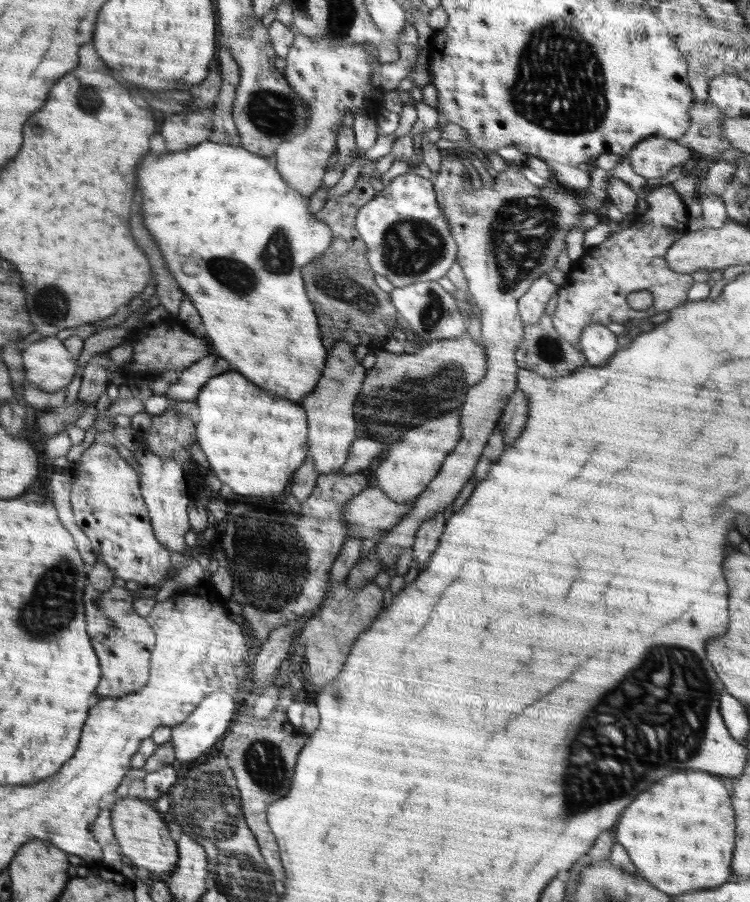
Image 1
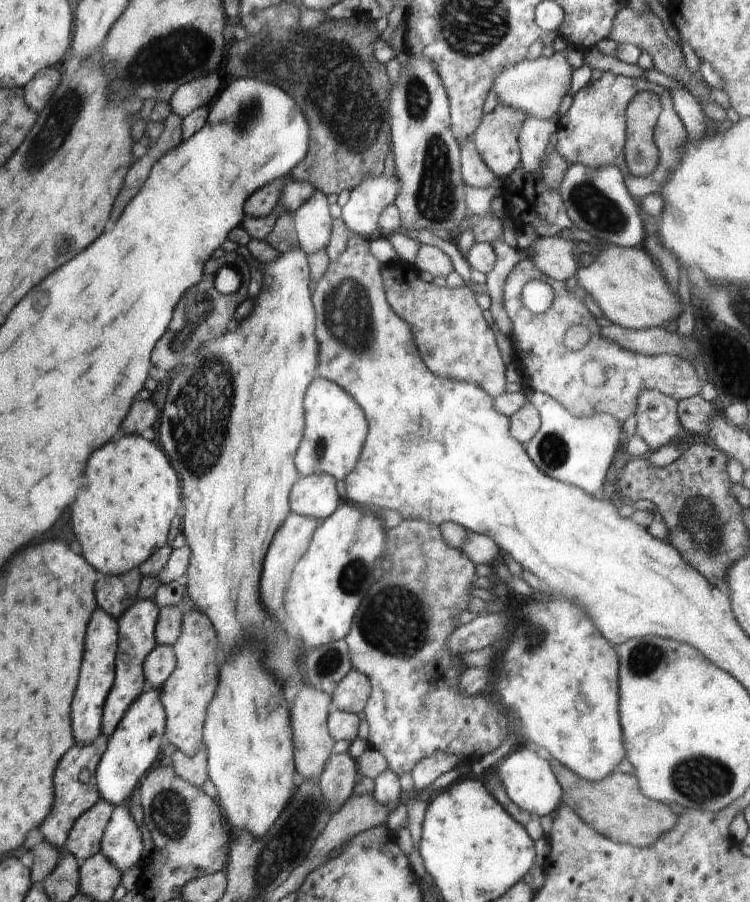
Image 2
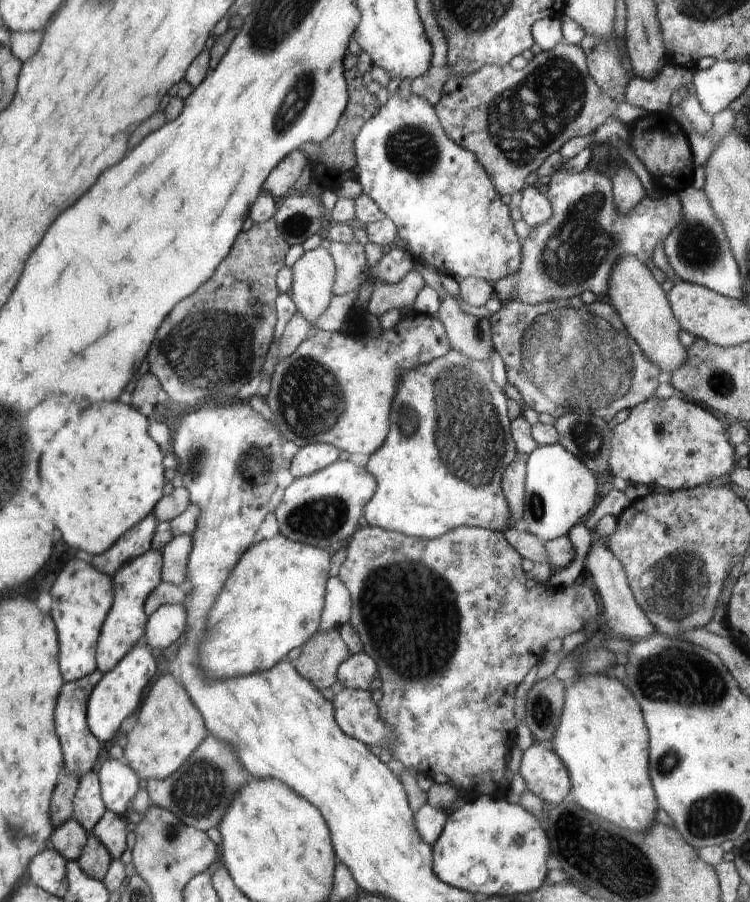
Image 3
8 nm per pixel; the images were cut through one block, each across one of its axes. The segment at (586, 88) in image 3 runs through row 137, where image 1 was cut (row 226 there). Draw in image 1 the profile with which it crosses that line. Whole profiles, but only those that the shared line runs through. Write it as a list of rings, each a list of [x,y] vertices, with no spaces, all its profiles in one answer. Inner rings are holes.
[[[458,156],[443,157],[433,190],[438,208],[442,216],[446,216],[452,238],[459,248],[456,262],[462,267],[469,295],[480,316],[481,340],[486,349],[486,374],[478,384],[468,389],[460,407],[460,441],[444,459],[438,474],[414,500],[410,513],[385,532],[378,542],[377,554],[384,566],[381,571],[388,572],[399,555],[413,547],[418,528],[432,514],[443,513],[475,473],[476,464],[506,407],[508,397],[517,388],[519,366],[515,352],[521,344],[525,327],[518,312],[518,299],[534,280],[554,268],[556,258],[567,247],[568,230],[589,216],[573,190],[553,181],[542,188],[534,186],[525,178],[521,167],[513,162],[508,162],[505,170],[497,172],[494,179],[486,178],[485,186],[480,190],[466,191],[463,184],[470,182],[470,169],[467,162]]]

